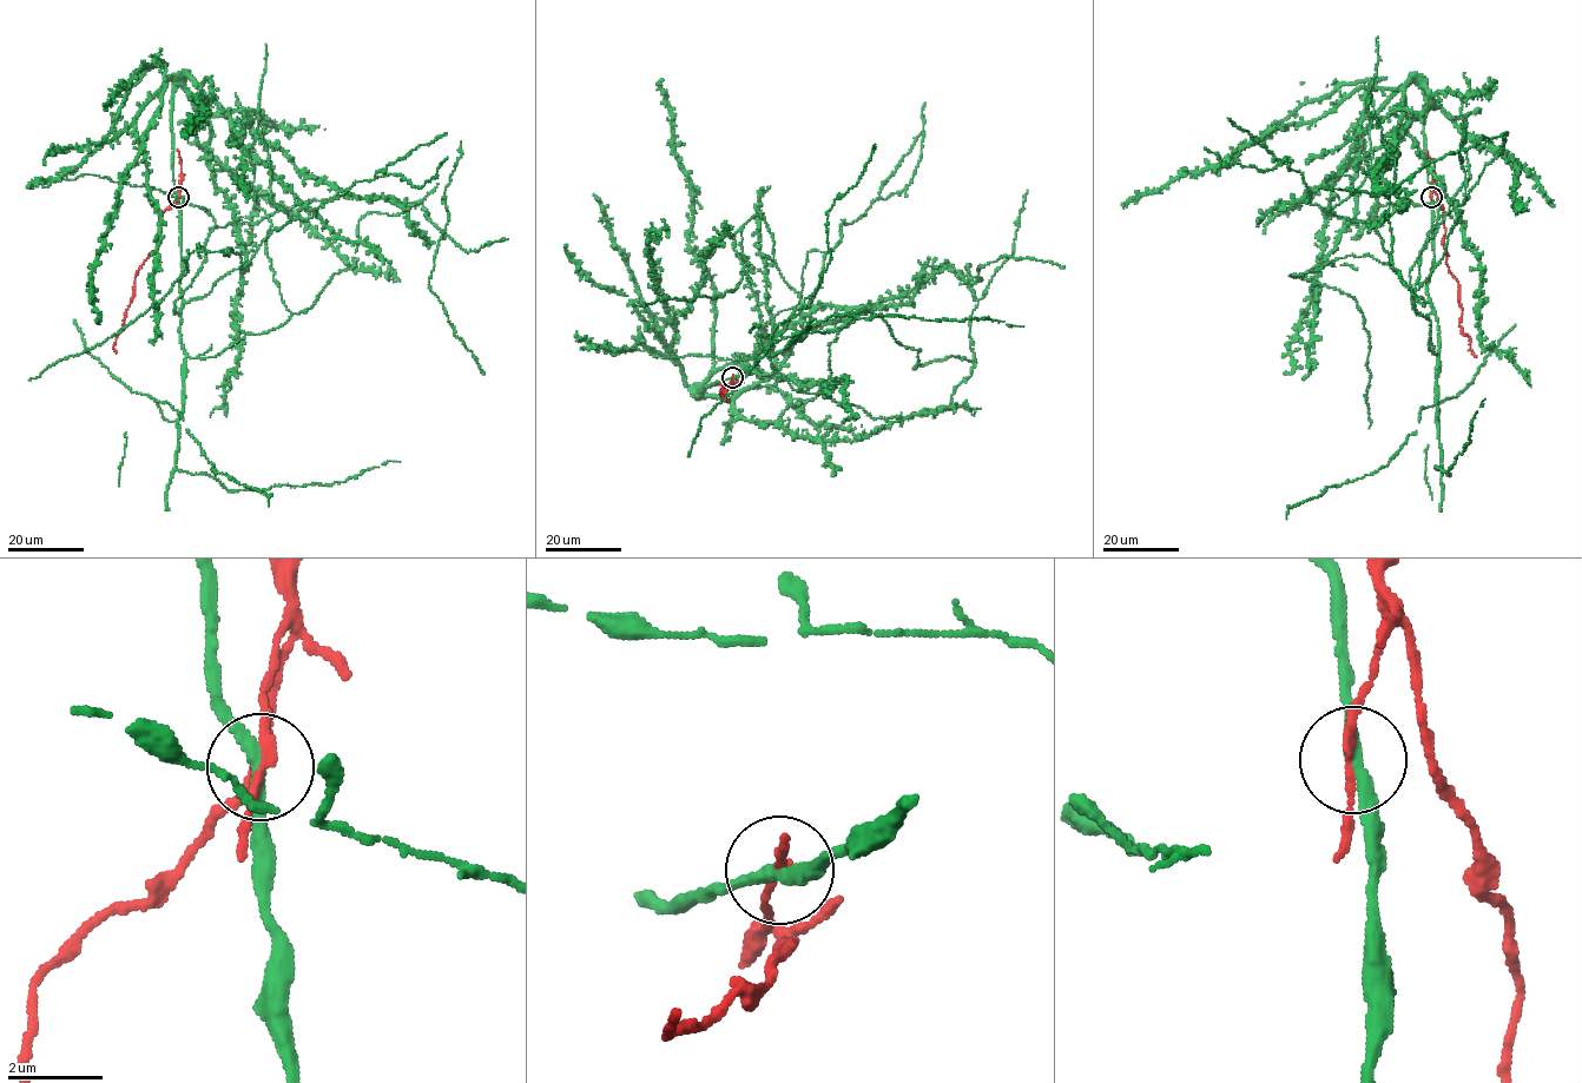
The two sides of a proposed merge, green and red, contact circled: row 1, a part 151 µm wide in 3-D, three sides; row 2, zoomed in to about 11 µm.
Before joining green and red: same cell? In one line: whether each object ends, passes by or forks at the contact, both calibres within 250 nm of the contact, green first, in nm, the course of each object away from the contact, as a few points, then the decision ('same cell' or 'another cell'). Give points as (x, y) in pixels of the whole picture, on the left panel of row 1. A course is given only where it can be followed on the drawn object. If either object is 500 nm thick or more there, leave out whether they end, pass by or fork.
green passes by; red passes by; calibres 280 and 170 nm; course green (178, 197), (182, 298), (175, 314), (215, 225), (252, 224), (312, 199), (420, 203), (467, 252), (507, 238); course red (178, 197), (179, 189), (177, 199), (160, 213), (159, 246), (134, 279), (134, 295), (116, 335), (116, 351); another cell

